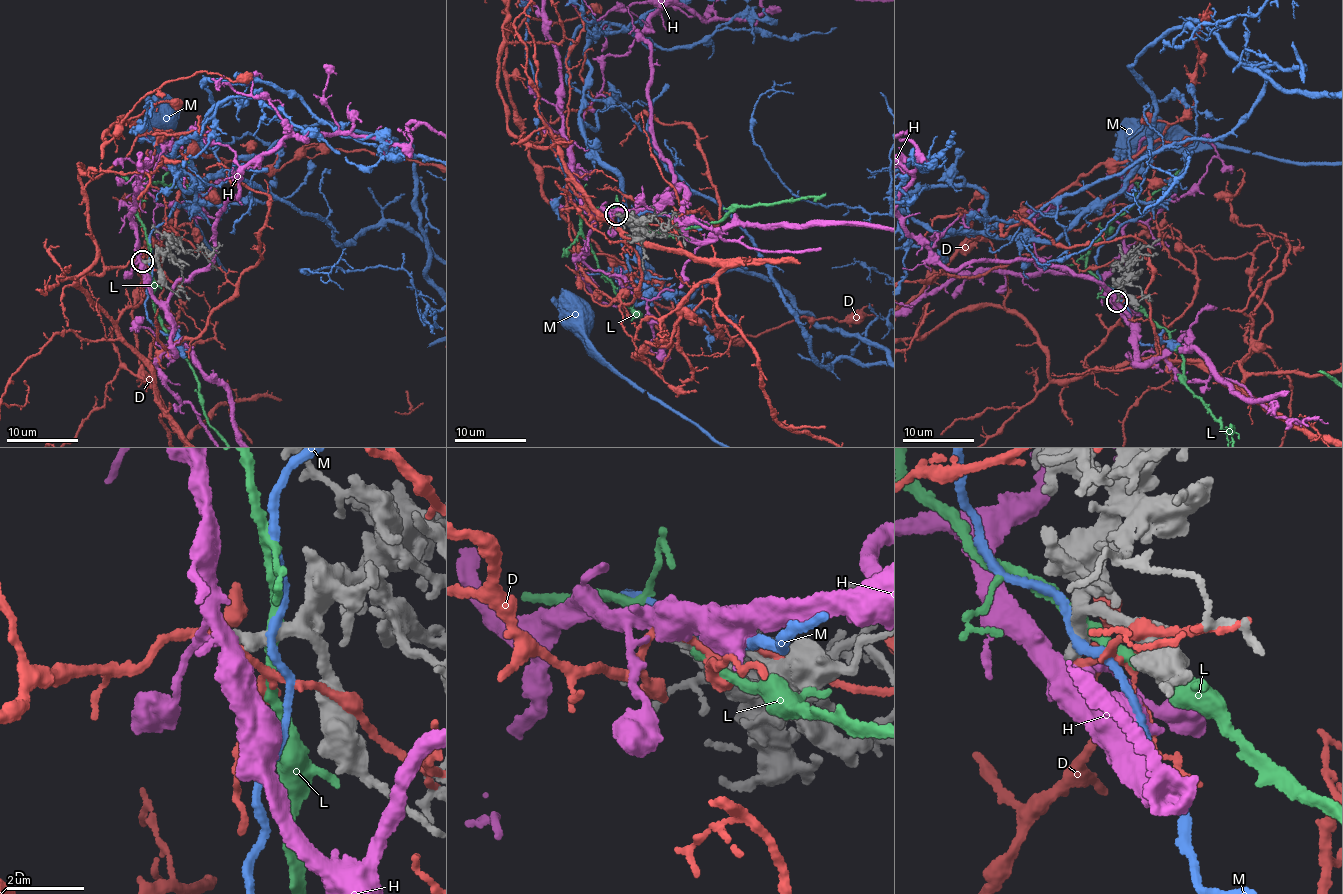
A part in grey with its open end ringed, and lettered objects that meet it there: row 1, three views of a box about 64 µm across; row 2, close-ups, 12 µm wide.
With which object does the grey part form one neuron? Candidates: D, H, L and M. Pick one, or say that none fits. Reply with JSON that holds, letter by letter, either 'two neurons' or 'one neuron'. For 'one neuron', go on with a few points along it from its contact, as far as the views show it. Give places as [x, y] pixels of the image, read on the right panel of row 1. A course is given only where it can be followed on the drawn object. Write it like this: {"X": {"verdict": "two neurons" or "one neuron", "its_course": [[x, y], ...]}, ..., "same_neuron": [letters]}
{"D": {"verdict": "two neurons"}, "H": {"verdict": "two neurons"}, "L": {"verdict": "two neurons"}, "M": {"verdict": "two neurons"}, "same_neuron": []}

